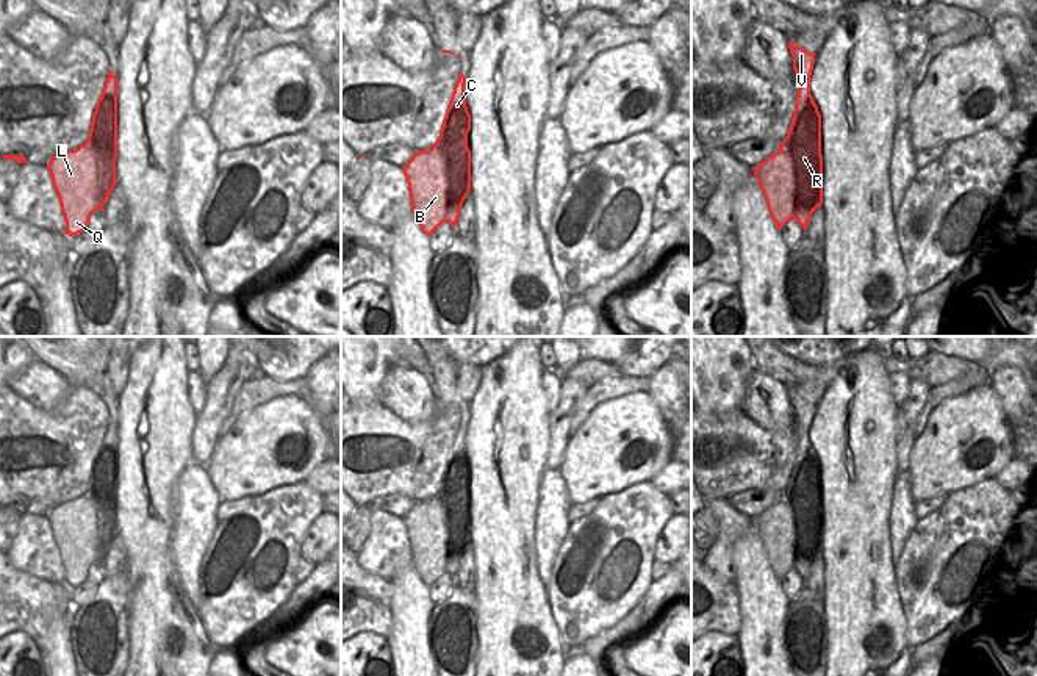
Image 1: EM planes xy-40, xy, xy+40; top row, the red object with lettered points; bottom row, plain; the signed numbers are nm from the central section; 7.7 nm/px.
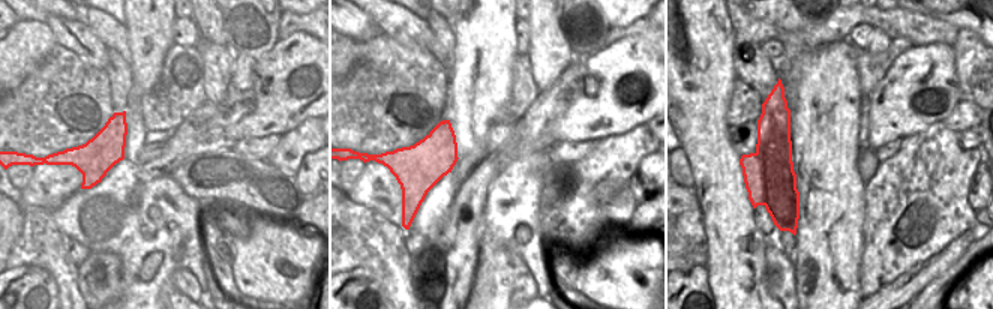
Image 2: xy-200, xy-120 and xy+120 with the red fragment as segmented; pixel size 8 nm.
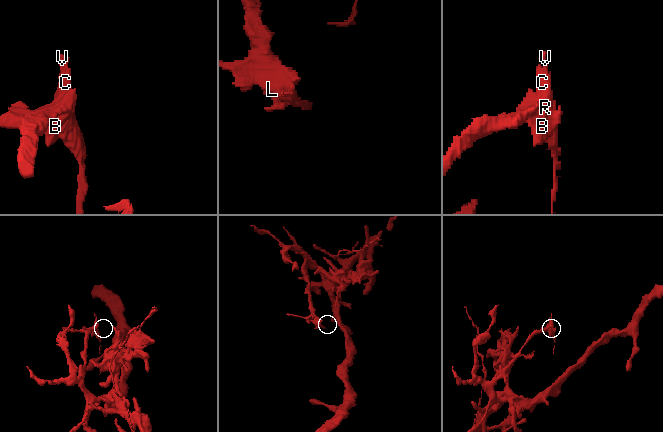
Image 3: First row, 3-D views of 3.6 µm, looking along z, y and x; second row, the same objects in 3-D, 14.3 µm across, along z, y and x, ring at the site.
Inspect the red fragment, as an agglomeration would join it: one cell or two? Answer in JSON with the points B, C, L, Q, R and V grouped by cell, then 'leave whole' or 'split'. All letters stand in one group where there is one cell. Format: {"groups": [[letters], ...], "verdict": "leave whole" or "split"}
{"groups": [["B", "L", "Q"], ["C", "R", "V"]], "verdict": "split"}

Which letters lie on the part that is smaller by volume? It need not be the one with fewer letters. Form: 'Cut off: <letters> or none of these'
Cut off: C, R, V

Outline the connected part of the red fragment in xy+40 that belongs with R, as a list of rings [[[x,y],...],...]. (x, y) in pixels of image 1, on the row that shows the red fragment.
[[[790,41],[798,95],[791,124],[779,152],[791,158],[796,175],[793,219],[804,228],[812,213],[823,203],[821,114],[810,94],[815,55]]]

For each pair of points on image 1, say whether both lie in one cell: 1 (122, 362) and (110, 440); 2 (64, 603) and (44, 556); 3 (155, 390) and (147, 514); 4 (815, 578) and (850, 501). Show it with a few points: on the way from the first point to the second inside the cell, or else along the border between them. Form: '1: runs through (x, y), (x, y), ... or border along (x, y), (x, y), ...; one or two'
1: border along (108, 359), (108, 381), (118, 396); two
2: border along (63, 581), (53, 584); two
3: runs through (155, 421), (147, 482); one
4: border along (821, 554), (823, 598); two

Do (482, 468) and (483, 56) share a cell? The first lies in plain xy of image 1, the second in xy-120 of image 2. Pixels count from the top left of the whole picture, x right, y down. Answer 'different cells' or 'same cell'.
same cell

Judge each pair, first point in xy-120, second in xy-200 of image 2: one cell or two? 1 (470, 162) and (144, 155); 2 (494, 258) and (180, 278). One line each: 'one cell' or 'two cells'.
1: one cell
2: one cell

